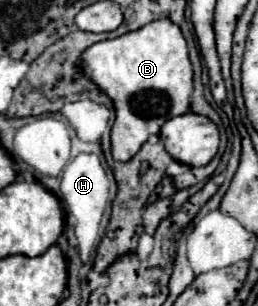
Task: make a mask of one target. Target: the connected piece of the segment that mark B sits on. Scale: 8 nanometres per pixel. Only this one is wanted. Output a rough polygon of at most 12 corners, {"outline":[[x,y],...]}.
{"outline":[[171,20],[81,54],[131,160],[189,110],[193,66]]}

